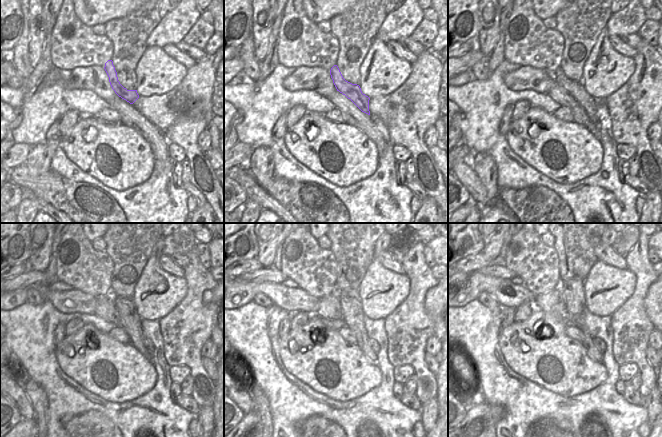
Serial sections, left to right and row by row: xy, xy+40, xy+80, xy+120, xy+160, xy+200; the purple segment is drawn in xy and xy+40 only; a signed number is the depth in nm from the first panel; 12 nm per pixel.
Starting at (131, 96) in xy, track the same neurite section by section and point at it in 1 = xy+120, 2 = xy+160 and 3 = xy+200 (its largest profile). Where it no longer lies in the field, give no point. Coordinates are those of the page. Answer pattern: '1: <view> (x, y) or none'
1: xy+120 (148, 343)
2: xy+160 (373, 343)
3: xy+200 (599, 343)

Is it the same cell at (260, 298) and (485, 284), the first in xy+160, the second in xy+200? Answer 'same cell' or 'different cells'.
different cells

